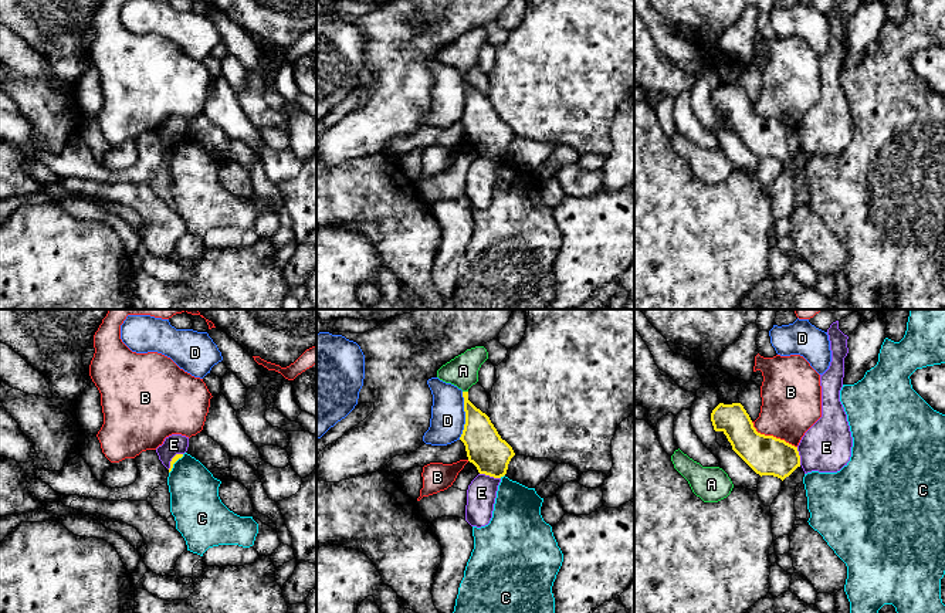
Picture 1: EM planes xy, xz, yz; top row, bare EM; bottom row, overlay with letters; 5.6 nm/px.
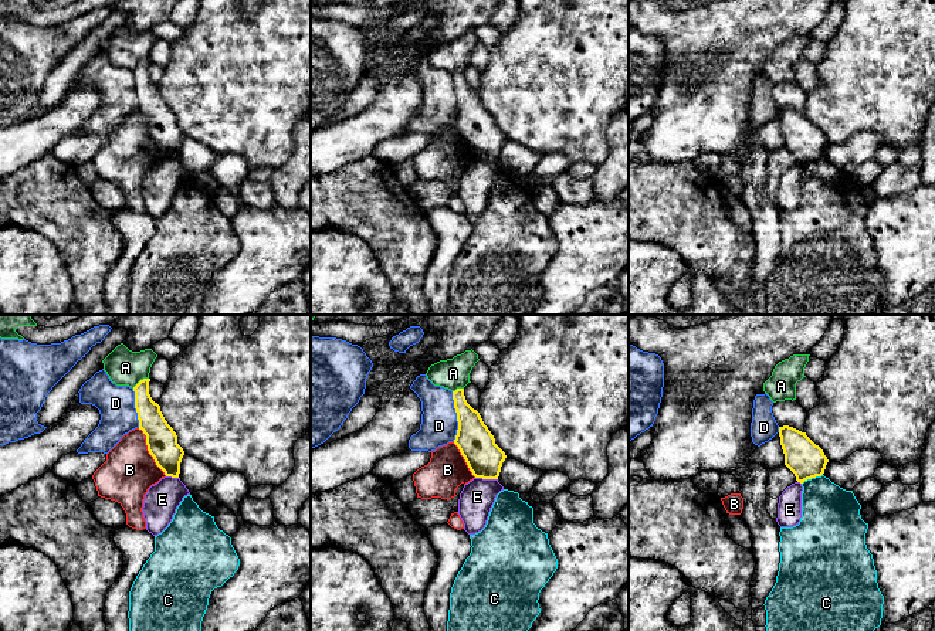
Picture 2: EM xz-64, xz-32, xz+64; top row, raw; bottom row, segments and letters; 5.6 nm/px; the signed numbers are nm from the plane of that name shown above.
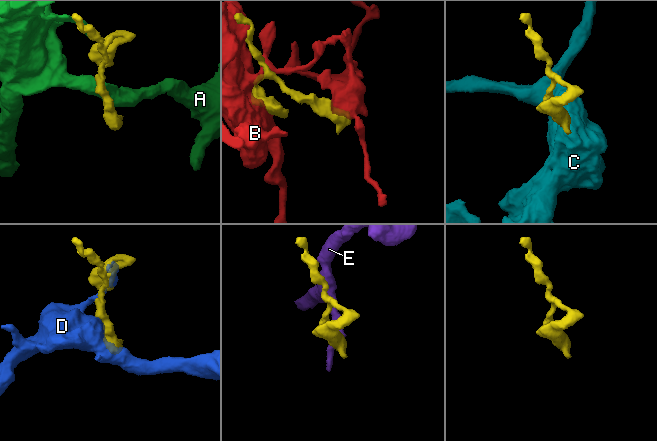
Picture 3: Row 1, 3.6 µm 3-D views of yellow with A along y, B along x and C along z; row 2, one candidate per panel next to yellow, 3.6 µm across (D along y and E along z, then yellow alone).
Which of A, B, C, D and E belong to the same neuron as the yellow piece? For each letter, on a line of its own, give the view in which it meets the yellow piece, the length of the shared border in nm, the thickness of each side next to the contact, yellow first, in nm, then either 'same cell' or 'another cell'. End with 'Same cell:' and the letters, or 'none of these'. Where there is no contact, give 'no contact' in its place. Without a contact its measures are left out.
A: meets yellow in xz; contact 30 nm long; 180 nm thick on the yellow side, 180 nm on the other; another cell
B: meets yellow in yz; contact 300 nm long; 220 nm thick on the yellow side, 340 nm on the other; another cell
C: meets yellow in xy; contact 140 nm long; 40 nm thick on the yellow side, 280 nm on the other; another cell
D: meets yellow in xz; contact 280 nm long; 220 nm thick on the yellow side, 190 nm on the other; another cell
E: meets yellow in xz; contact 120 nm long; 220 nm thick on the yellow side, 170 nm on the other; another cell
Same cell: none of these

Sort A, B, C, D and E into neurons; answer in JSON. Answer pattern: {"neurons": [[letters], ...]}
{"neurons": [["A"], ["B"], ["C"], ["D"], ["E"]]}

